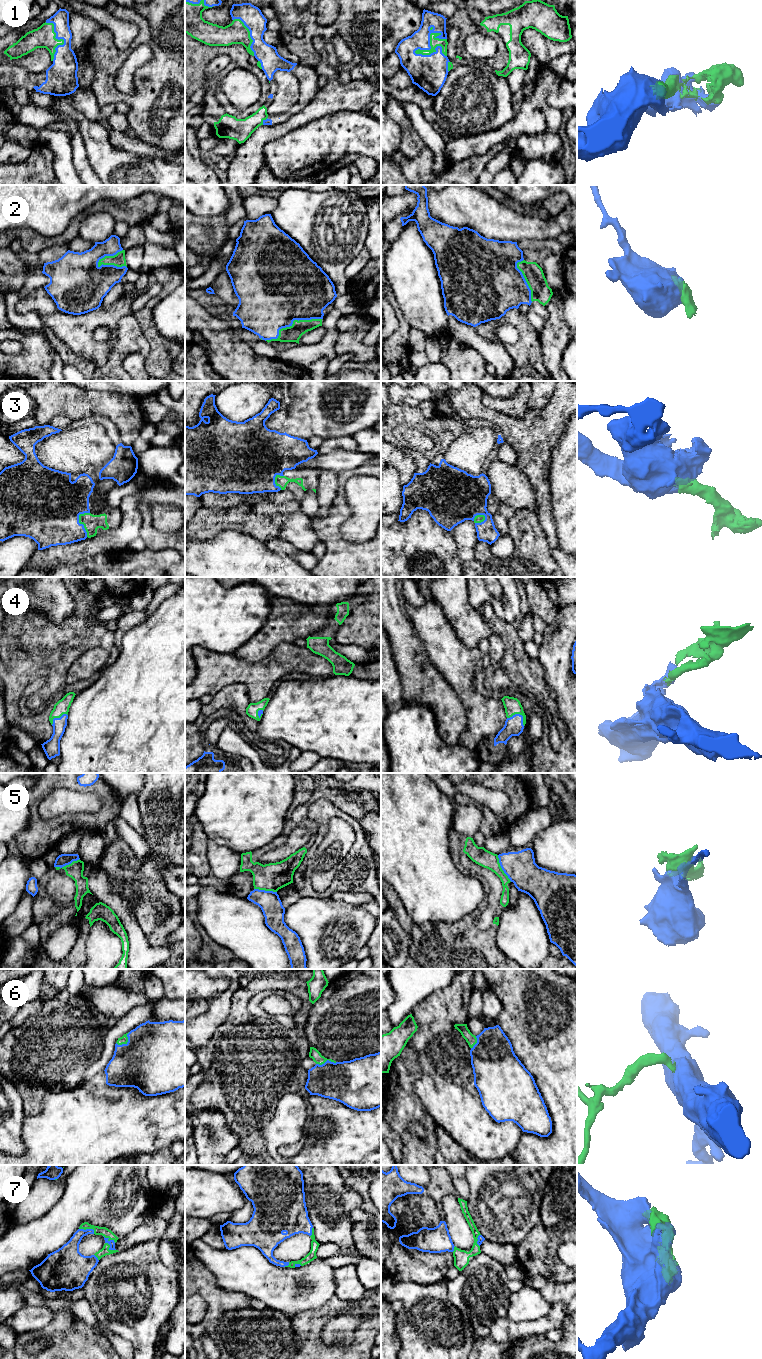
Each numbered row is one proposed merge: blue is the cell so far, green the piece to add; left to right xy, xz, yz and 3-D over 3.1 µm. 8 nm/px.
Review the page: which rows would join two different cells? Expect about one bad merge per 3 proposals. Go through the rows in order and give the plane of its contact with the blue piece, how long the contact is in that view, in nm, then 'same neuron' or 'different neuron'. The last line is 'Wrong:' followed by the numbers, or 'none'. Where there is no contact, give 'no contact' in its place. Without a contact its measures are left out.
1: contact in yz; length 280 nm; same neuron
2: contact in xz; length 480 nm; same neuron
3: contact in xy; length 200 nm; same neuron
4: contact in yz; length 160 nm; same neuron
5: contact in yz; length 240 nm; different neuron
6: contact in xy; length 140 nm; same neuron
7: contact in xy; length 160 nm; same neuron
Wrong: 5

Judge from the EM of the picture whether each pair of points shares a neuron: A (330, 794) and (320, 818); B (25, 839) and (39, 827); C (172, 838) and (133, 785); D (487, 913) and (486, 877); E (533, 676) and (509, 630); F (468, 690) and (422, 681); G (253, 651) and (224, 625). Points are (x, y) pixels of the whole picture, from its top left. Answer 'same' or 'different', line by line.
A: different
B: same
C: different
D: same
E: same
F: different
G: different

